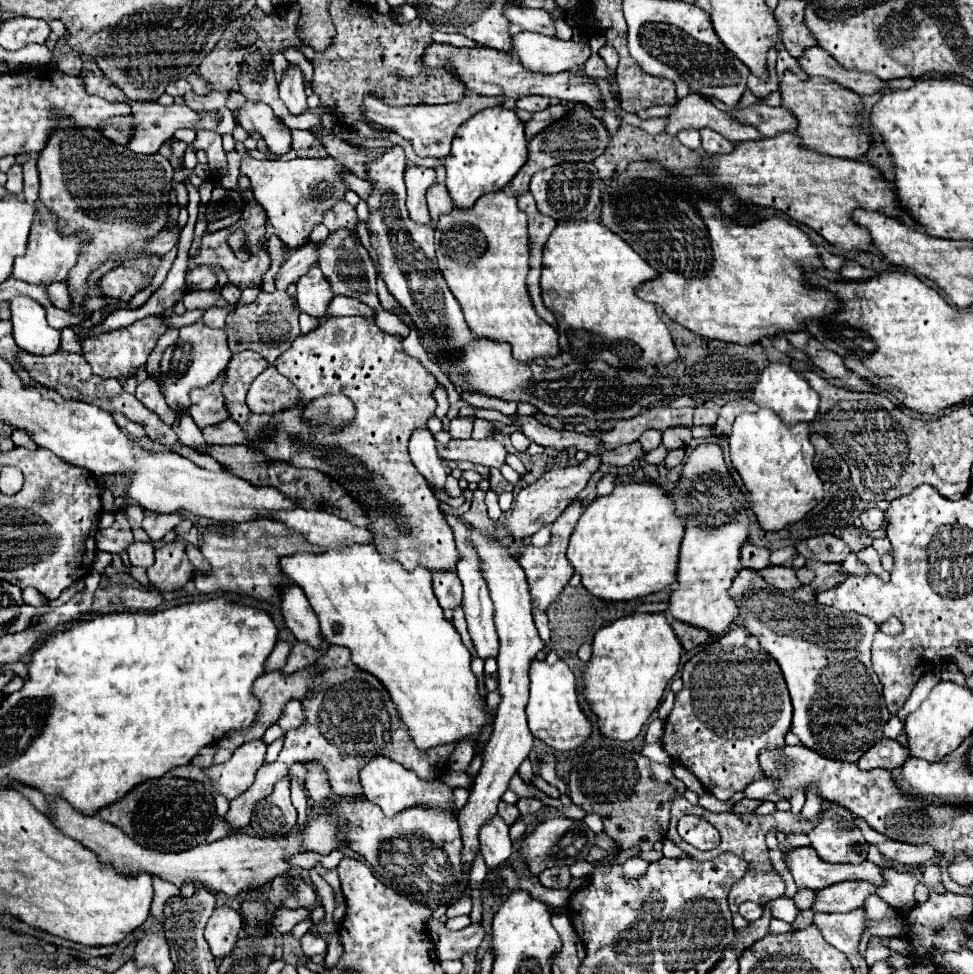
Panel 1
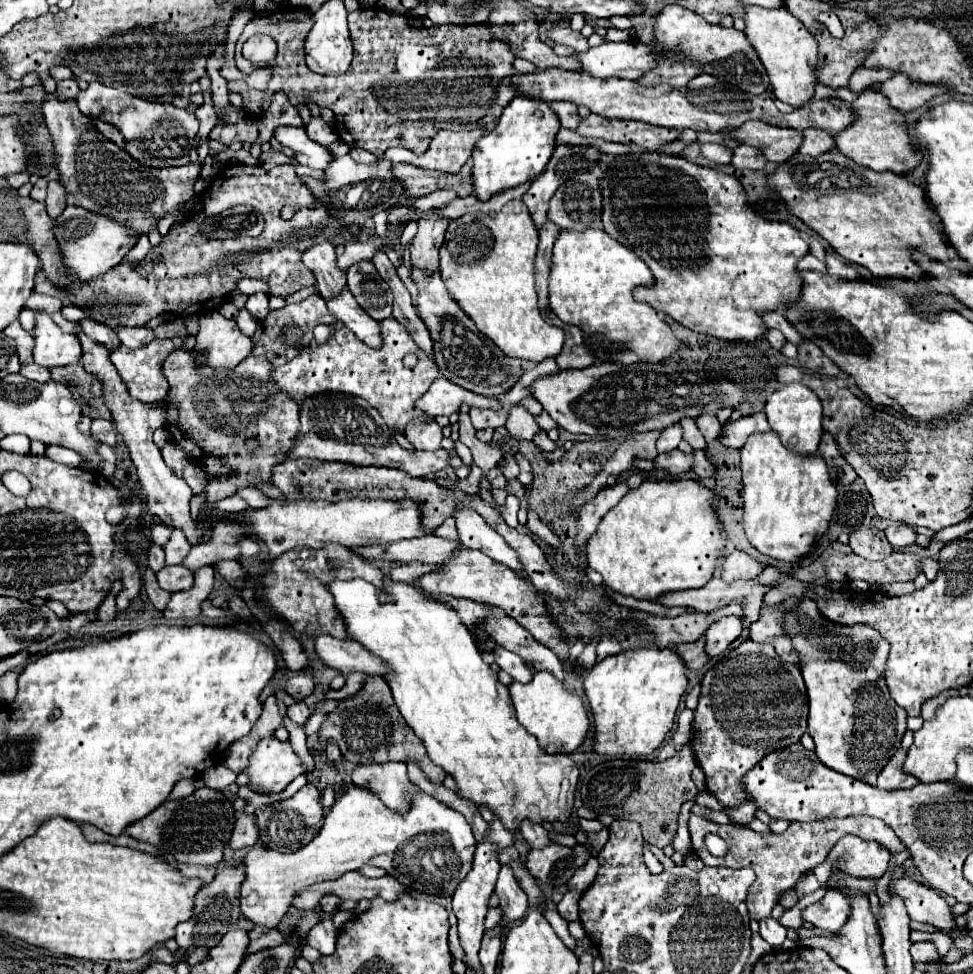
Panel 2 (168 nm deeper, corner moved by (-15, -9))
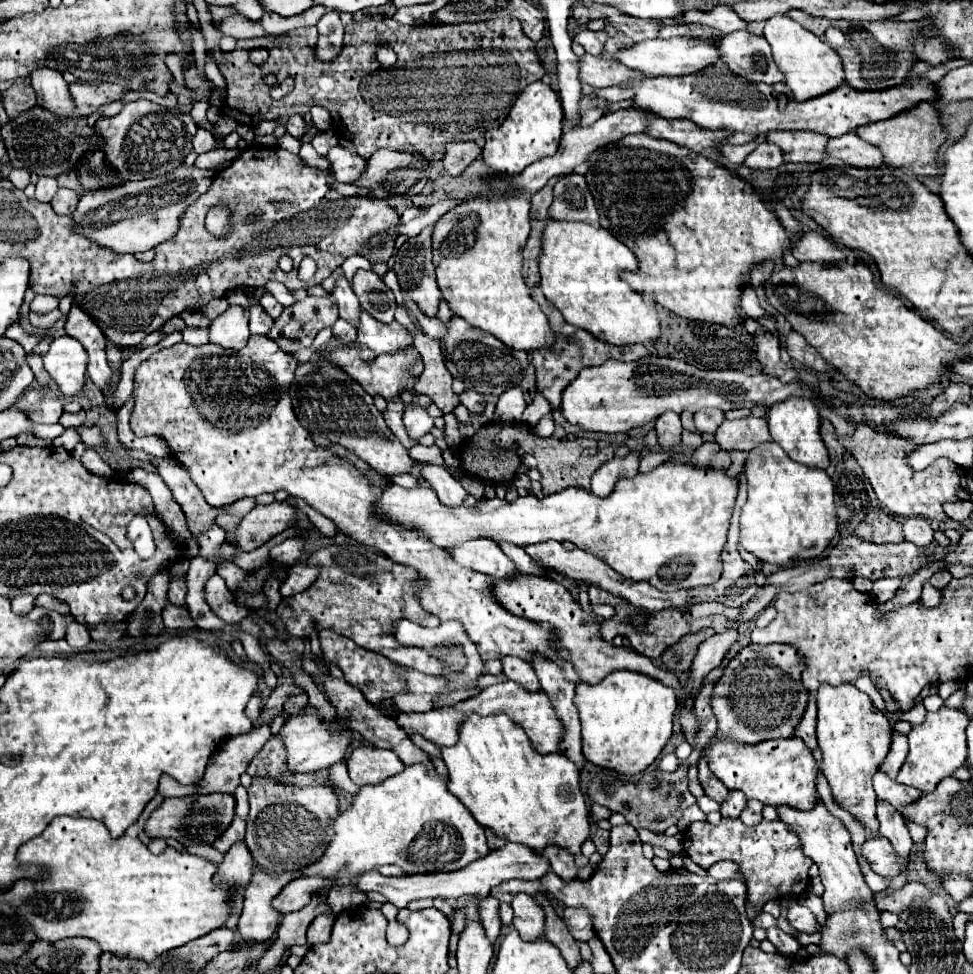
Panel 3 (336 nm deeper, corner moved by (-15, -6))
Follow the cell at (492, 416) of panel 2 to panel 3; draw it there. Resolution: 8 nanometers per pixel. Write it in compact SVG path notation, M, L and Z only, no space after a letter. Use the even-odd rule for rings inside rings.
M465 389L461 395L459 395L459 401L471 411L471 413L483 413L485 409L485 397L475 393L473 389Z

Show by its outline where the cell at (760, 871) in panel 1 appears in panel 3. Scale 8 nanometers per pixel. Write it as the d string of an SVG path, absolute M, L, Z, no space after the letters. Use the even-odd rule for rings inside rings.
M723 817L717 825L707 821L691 823L687 829L685 853L703 869L709 869L723 859L739 863L743 875L747 877L747 897L757 909L761 909L771 899L803 895L809 885L809 867L813 863L803 855L799 837L795 837L795 833L789 831L783 821L767 819L755 827L747 827L741 819L735 817Z

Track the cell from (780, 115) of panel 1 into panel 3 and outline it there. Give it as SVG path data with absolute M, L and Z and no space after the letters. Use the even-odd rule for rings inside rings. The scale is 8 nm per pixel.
M849 131L841 137L831 139L827 145L827 153L831 157L843 159L851 167L871 169L871 167L883 167L885 165L883 153L875 145L863 141L855 131Z

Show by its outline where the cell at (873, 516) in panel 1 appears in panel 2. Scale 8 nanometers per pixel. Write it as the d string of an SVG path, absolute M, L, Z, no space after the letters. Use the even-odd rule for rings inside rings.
M891 524L883 532L893 548L903 548L903 546L915 544L915 532L907 524Z

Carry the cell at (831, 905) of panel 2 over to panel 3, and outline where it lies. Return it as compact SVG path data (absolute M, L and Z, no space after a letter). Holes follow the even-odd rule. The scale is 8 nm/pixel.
M795 903L787 911L787 921L799 933L817 933L817 927L819 927L817 921L815 921L815 917L813 917L813 913L807 907L799 905L799 903Z

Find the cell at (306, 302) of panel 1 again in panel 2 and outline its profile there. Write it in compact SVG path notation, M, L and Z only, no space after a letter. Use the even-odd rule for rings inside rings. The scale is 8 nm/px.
M343 288L337 296L331 296L325 300L327 310L339 320L343 322L351 332L357 334L357 338L361 338L365 344L377 348L381 346L381 334L379 334L379 324L367 316L363 312L363 308L359 308L359 304L355 302L355 298L351 296L351 292L347 288Z

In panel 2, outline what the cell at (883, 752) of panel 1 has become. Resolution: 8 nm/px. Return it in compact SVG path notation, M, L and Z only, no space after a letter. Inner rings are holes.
M899 748L895 752L895 756L887 762L887 766L879 772L877 778L877 788L881 790L895 790L895 788L911 788L915 784L919 784L919 780L915 780L915 776L903 772L903 760L905 760L907 750Z

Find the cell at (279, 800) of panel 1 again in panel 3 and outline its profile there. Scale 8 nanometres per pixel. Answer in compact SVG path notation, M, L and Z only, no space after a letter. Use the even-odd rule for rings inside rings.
M253 779L249 785L249 805L251 813L247 815L247 835L245 843L253 855L255 865L275 873L275 871L287 871L287 869L303 869L303 865L313 865L321 855L323 849L327 849L327 841L333 837L331 821L339 817L341 807L339 807L339 797L333 793L333 789L325 785L317 787L295 787L295 785L285 785L281 781L271 781L267 779Z

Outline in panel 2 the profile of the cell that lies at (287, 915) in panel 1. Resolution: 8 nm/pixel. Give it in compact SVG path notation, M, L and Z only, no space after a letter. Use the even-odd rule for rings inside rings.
M253 926L253 930L249 932L249 938L251 938L249 954L263 948L275 948L287 942L287 936L279 928L263 928L263 926Z

